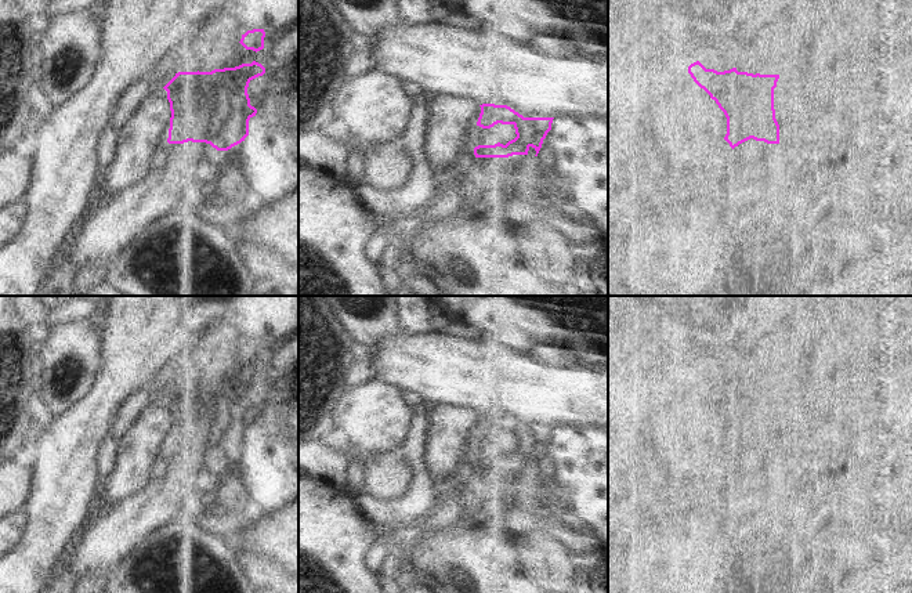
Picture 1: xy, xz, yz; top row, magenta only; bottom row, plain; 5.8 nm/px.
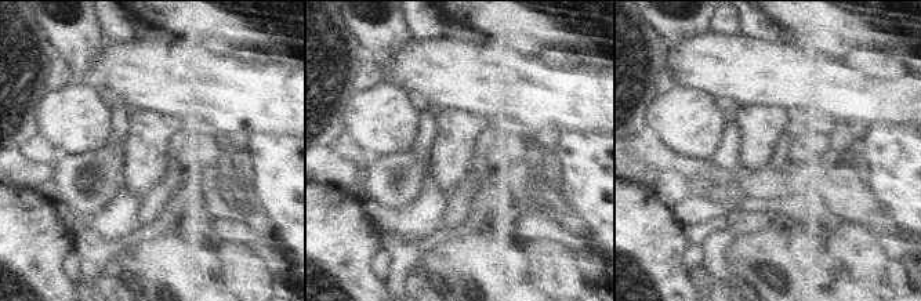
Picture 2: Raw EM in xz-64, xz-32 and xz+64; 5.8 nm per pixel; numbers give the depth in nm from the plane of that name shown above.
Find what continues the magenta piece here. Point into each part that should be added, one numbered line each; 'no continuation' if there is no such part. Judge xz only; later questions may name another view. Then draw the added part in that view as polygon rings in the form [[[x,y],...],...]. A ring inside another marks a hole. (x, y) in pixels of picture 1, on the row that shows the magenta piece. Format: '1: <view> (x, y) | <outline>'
1: xz (500, 133) | [[[497,123],[491,129],[482,129],[477,126],[473,130],[473,147],[478,145],[495,145],[497,142],[506,145],[509,141],[517,137],[514,124]]]

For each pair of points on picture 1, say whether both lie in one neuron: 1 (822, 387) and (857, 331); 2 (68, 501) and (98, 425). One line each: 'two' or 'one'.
1: one
2: one

